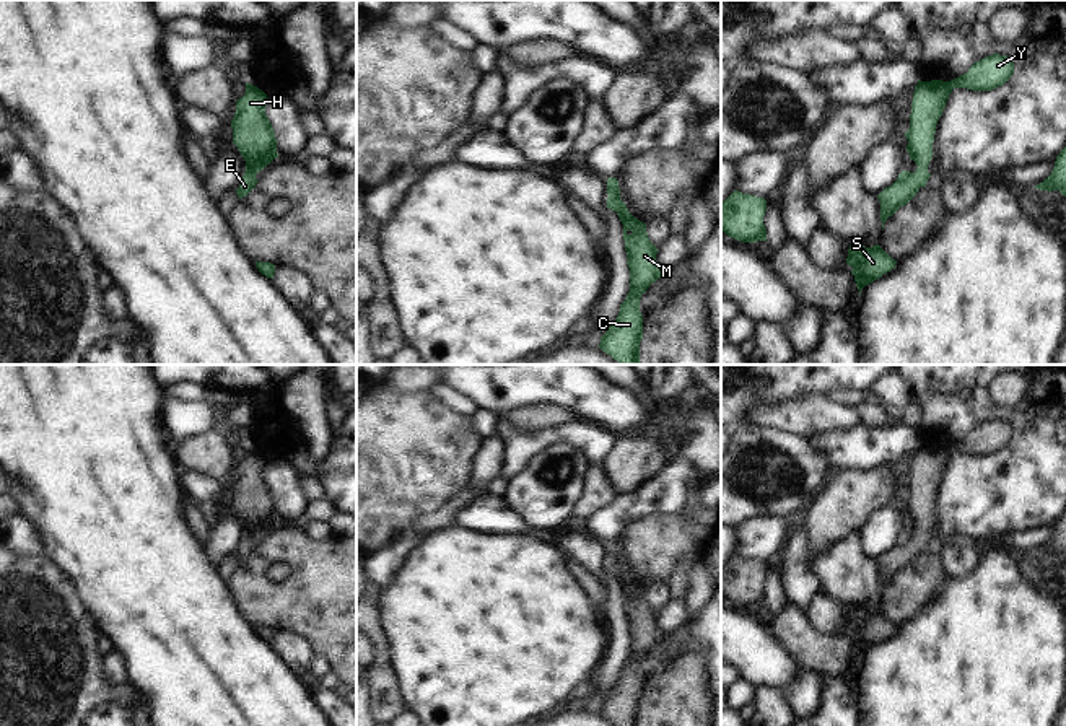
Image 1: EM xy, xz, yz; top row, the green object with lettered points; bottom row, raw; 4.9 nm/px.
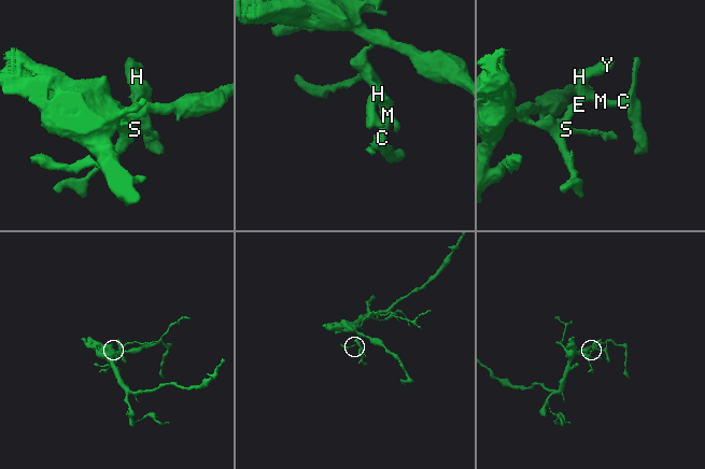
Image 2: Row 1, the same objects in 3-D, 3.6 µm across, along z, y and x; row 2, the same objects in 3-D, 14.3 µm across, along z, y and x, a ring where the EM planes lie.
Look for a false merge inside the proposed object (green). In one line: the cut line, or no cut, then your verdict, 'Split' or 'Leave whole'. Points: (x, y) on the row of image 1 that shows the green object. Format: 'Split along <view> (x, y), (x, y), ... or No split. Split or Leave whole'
No split. Leave whole.

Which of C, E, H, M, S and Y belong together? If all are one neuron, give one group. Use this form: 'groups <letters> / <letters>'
groups C E H M S Y

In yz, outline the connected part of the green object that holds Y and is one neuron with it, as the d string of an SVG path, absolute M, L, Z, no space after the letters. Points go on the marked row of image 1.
M999 54L975 62L967 73L950 80L921 81L915 86L907 151L916 163L916 171L902 171L897 181L879 195L882 230L889 216L907 205L929 179L928 166L933 158L936 125L954 88L991 91L1003 86L1014 73L1014 62Z

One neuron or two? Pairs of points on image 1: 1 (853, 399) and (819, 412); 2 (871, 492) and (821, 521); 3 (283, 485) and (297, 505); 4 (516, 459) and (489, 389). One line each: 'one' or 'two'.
1: two
2: one
3: one
4: two

